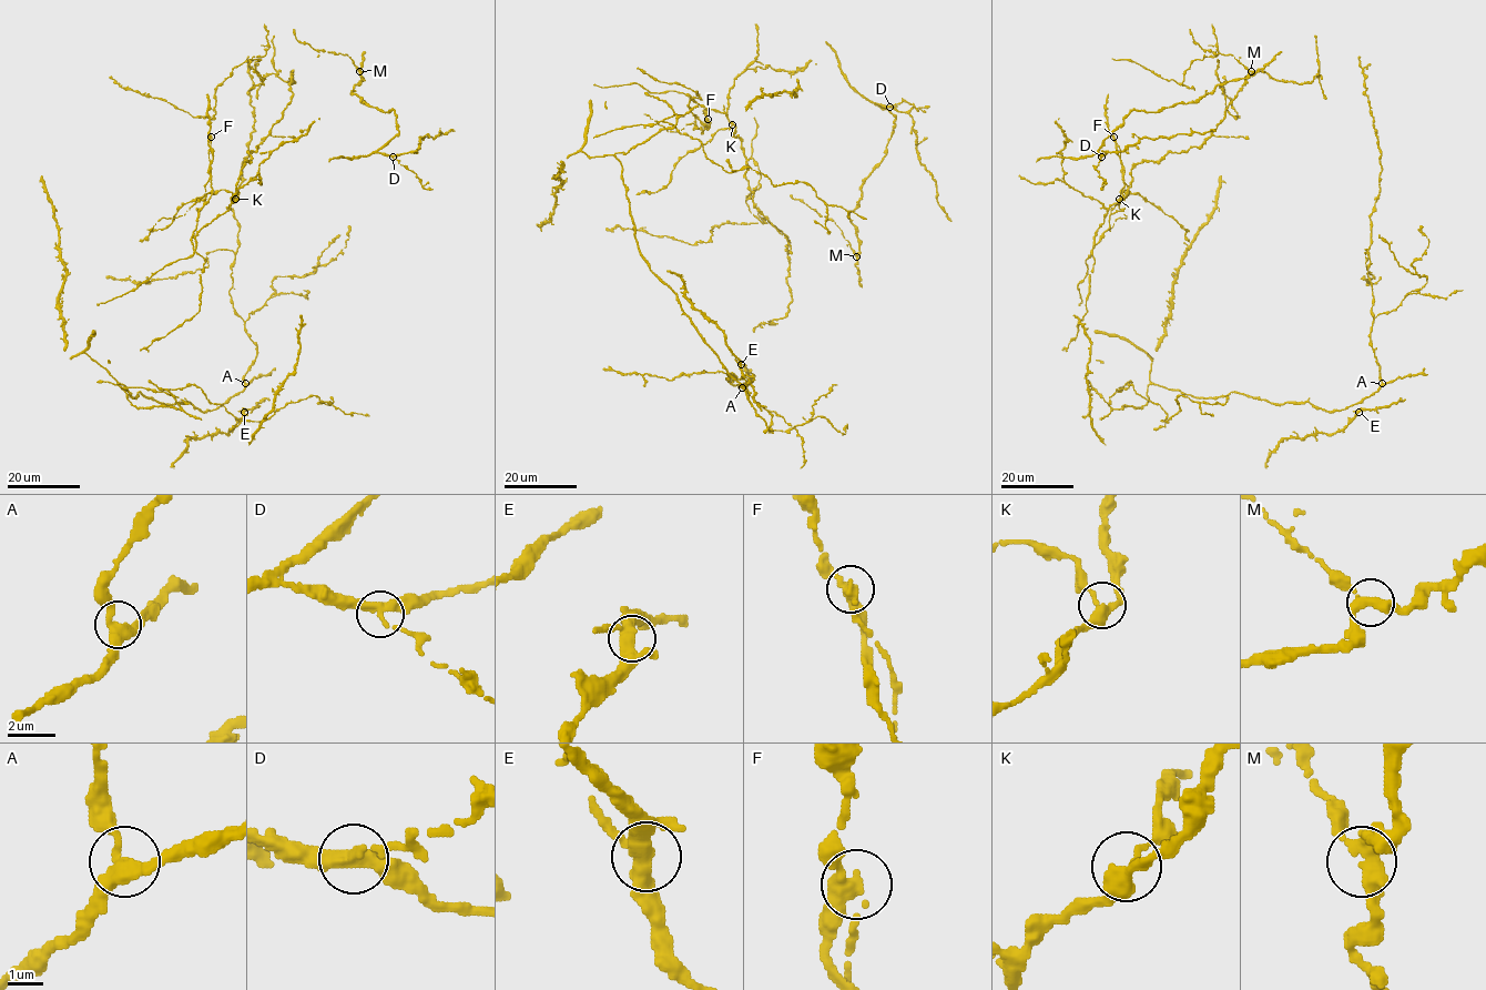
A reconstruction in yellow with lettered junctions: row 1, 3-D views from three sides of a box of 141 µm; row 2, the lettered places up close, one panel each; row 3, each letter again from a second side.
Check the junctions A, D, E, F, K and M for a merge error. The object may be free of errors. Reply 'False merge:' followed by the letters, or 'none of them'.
False merge: F

